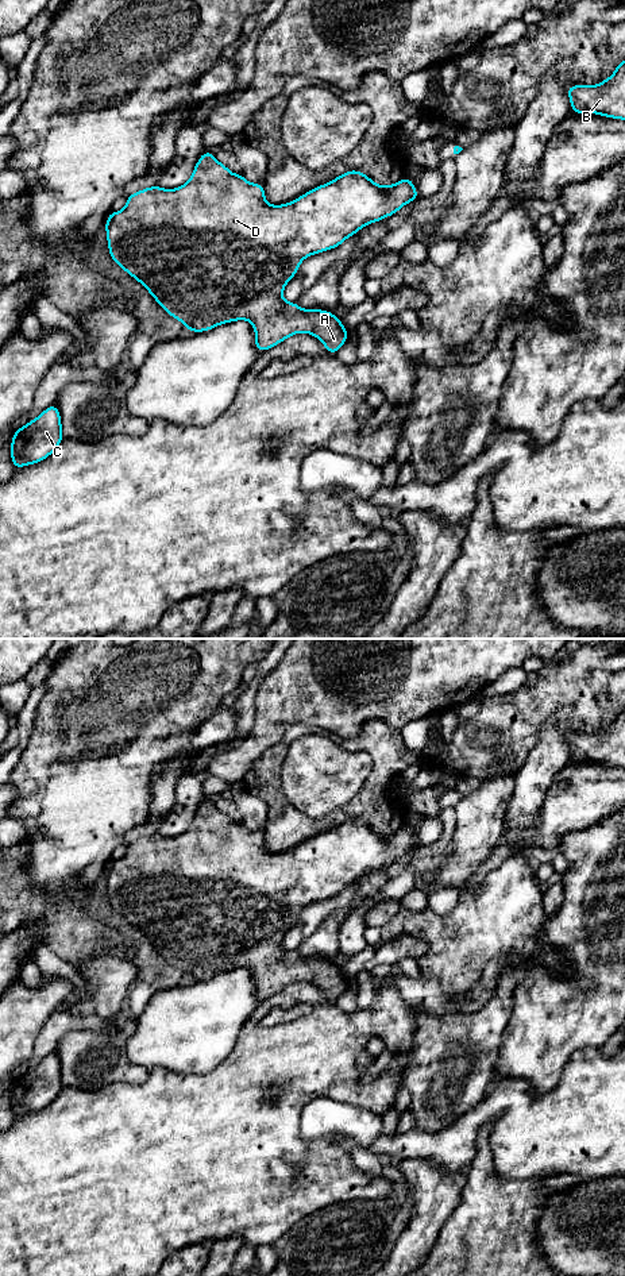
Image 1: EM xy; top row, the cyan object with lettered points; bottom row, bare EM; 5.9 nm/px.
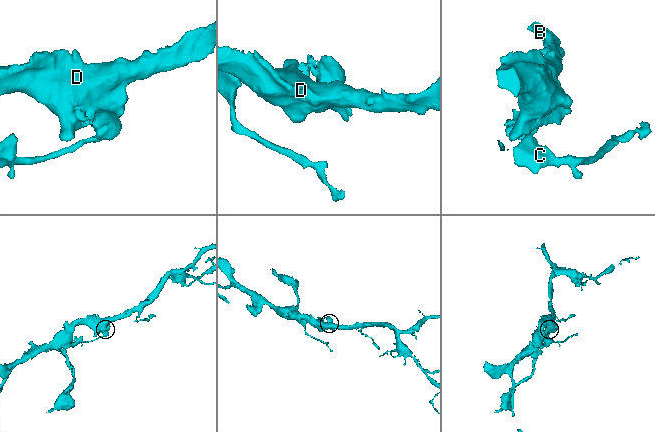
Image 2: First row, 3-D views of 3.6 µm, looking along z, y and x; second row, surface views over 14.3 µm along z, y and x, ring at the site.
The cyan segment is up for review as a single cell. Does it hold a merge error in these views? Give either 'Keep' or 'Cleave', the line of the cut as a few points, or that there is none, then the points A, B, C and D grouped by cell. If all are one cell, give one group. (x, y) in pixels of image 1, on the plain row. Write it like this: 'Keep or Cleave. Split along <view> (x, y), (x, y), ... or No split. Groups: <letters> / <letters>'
Keep. No split. Groups: A B C D

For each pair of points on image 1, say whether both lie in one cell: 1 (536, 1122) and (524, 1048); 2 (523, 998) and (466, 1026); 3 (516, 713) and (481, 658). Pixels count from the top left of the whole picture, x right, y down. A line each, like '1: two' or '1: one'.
1: two
2: two
3: two

